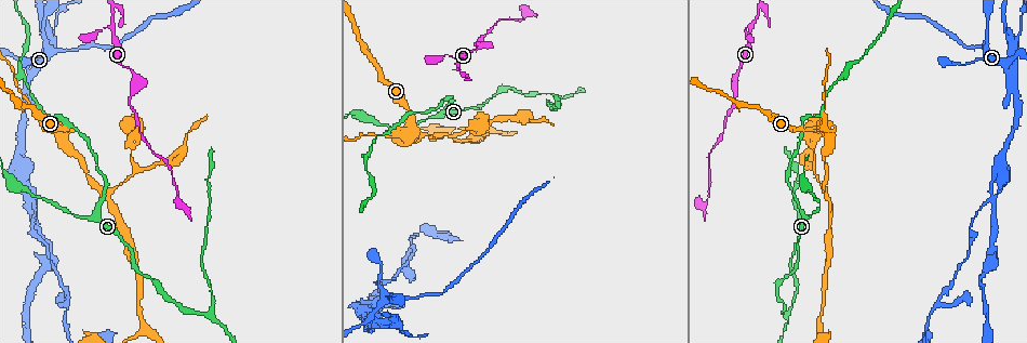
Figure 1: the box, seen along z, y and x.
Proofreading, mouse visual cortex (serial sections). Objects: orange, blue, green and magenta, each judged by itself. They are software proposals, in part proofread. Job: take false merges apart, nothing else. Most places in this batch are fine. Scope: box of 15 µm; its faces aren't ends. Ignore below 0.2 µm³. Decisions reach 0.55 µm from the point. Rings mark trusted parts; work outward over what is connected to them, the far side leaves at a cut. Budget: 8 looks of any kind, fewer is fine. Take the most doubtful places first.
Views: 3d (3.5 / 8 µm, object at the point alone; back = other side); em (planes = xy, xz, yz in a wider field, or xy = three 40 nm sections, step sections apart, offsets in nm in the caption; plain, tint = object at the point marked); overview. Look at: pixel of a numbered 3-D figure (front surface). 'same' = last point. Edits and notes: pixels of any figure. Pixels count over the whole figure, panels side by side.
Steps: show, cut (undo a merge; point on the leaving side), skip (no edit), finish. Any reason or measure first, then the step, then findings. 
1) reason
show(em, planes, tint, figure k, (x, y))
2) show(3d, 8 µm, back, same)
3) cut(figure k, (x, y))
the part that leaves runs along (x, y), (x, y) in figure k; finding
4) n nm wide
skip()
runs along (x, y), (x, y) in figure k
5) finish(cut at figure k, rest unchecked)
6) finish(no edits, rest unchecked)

side arm on a straight run
show(3d, 8 µm, back, figure 1, (28, 76))

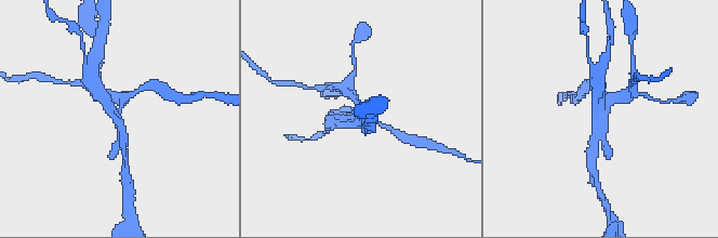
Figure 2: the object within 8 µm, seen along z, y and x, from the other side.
need the tissue
show(em, xy, step 2, tint, figure 2, (601, 116))

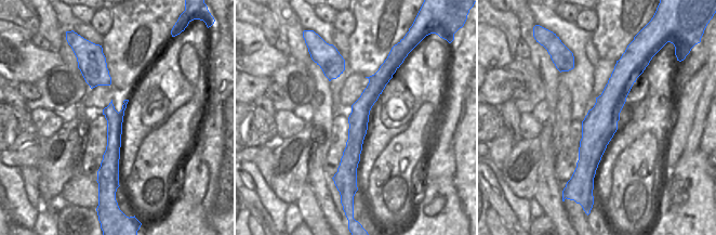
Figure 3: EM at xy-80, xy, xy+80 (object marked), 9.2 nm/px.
cut(figure 2, (107, 106))
the part that leaves runs along (118, 115), (123, 135), (124, 158) in figure 2; a second cell is stuck on

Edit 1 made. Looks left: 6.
sharp bend
show(3d, 8 µm, figure 1, (461, 62))

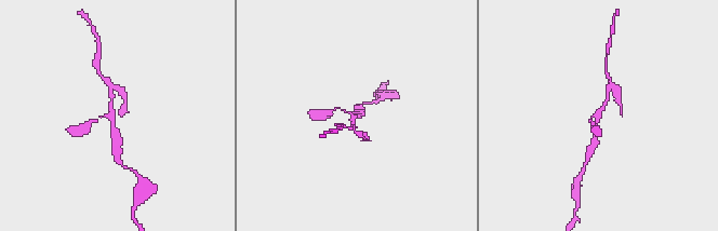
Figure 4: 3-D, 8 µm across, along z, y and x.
show(em, xy, step 1, tint, figure 4, (356, 116))

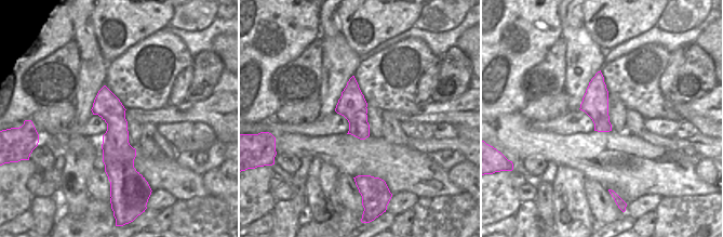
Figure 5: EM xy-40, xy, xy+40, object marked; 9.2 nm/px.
260 nm wide
skip()
runs along (117, 152), (112, 117), (98, 116), (89, 123) in figure 4; one cell here

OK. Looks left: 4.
arms part here
show(3d, 8 µm, figure 1, (448, 133))

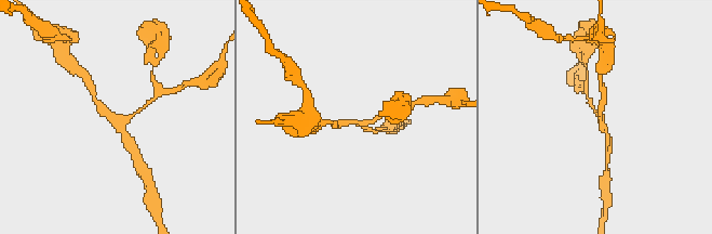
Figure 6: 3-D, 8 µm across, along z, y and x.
3 arms; arms of 200, 200, 200 nm; shape alone is not enough
show(em, xy, step 1, tint, figure 6, (356, 123))

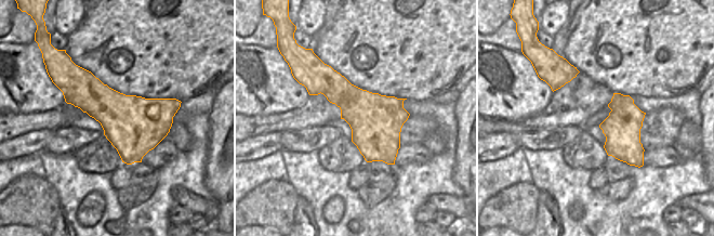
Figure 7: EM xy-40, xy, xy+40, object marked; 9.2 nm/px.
skip()
runs along (93, 94), (113, 118), (140, 109) in figure 6; all the same cell

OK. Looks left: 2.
show(3d, 8 µm, figure 1, (785, 315))

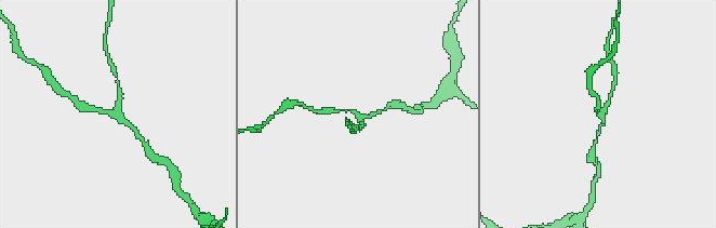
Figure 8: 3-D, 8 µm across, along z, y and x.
closer look
show(3d, 3.5 µm, figure 8, (112, 112))

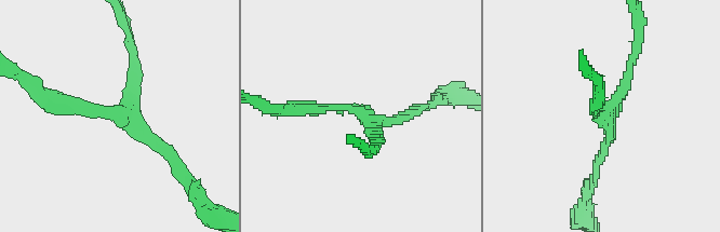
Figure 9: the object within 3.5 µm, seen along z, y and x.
skip()
runs along (51, 98), (124, 111), (134, 52) in figure 9; continuous, no second cell

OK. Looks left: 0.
finish(cut at figure 2, rest unchecked)

